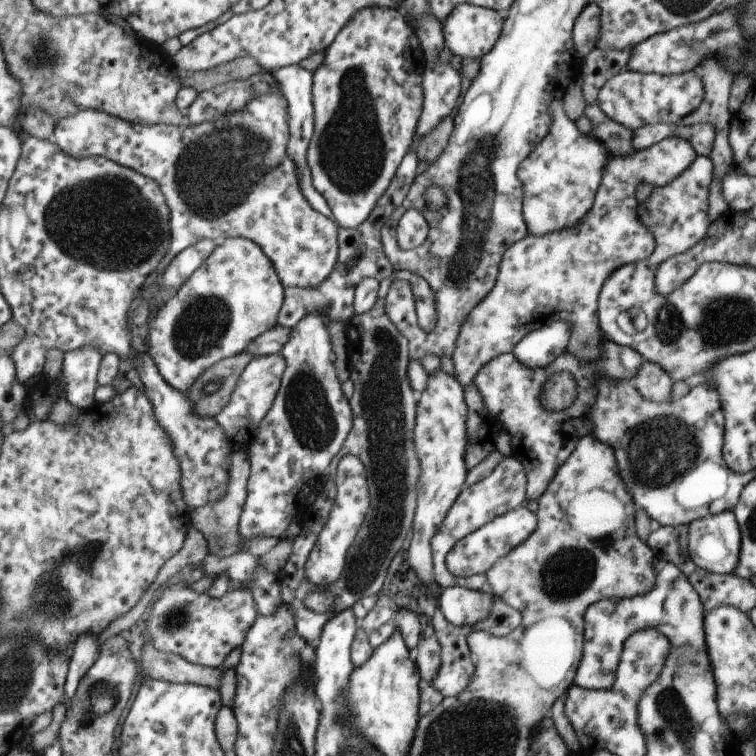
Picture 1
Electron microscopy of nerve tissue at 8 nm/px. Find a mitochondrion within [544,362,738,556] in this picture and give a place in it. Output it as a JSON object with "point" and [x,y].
{"point":[661,449]}

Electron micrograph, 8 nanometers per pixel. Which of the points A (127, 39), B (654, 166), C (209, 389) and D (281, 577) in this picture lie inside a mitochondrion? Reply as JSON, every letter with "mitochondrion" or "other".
{"A":"other","B":"other","C":"mitochondrion","D":"other"}

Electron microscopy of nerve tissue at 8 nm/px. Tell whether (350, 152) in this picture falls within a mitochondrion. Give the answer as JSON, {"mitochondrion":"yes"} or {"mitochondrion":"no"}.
{"mitochondrion":"yes"}

